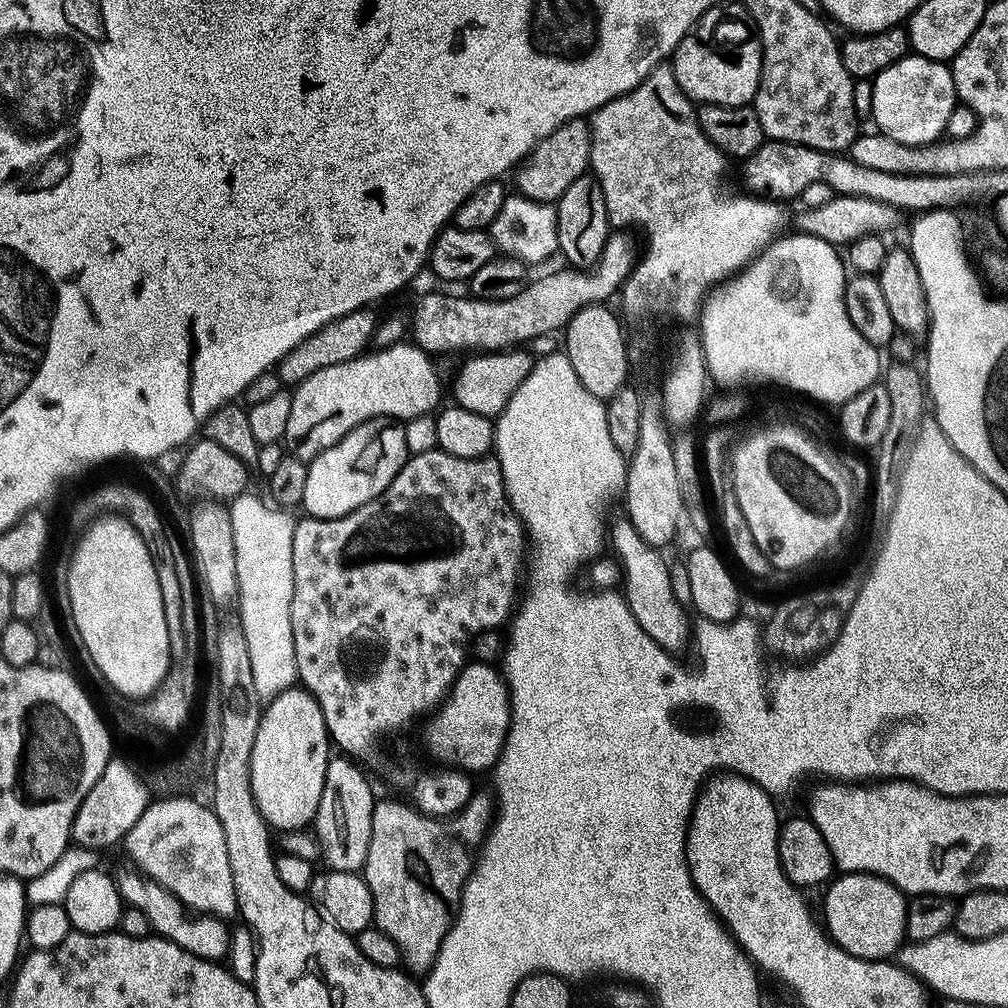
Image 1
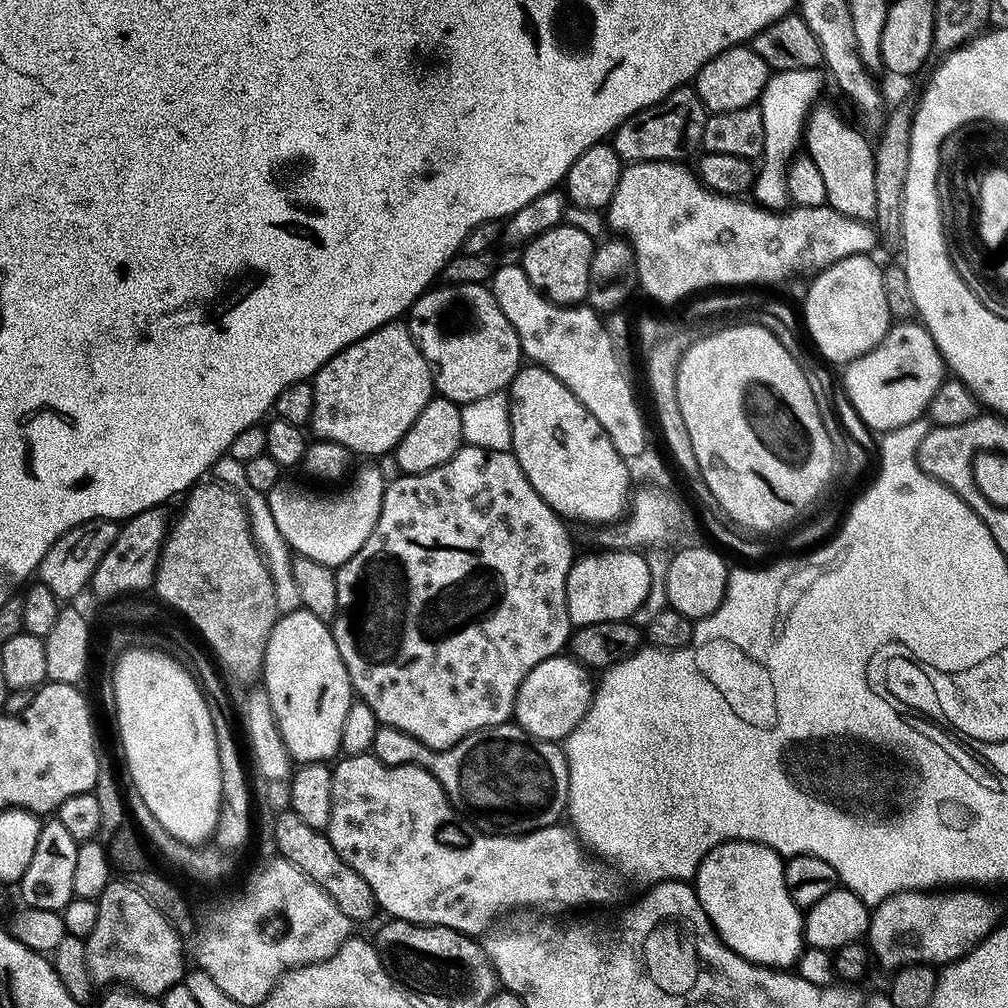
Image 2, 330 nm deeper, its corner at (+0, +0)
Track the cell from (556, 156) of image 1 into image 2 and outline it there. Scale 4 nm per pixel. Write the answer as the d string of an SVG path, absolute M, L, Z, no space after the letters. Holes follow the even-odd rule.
M681 86L675 88L666 98L654 106L643 108L617 126L610 137L612 148L624 162L641 160L675 160L685 159L687 152L701 147L702 130L706 126L710 113L704 107L695 87Z

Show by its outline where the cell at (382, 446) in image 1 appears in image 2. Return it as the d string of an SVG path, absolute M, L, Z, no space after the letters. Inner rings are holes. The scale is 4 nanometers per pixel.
M364 468L341 492L333 496L319 496L304 488L279 482L266 495L270 514L274 514L274 526L278 526L280 539L293 549L295 555L305 556L333 570L340 567L370 538L382 510L382 498L386 479L376 468Z

